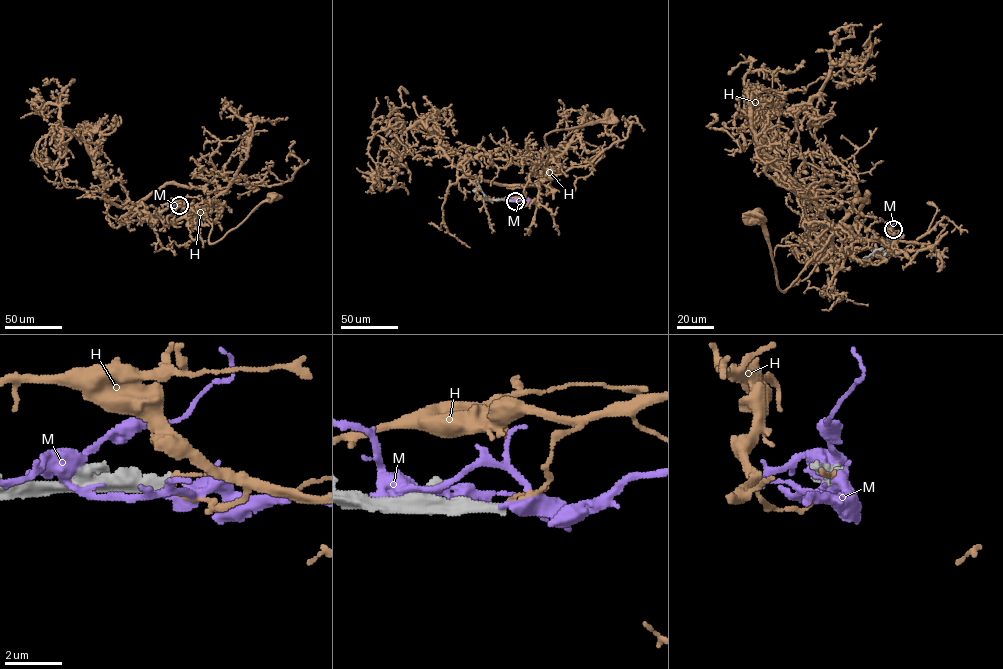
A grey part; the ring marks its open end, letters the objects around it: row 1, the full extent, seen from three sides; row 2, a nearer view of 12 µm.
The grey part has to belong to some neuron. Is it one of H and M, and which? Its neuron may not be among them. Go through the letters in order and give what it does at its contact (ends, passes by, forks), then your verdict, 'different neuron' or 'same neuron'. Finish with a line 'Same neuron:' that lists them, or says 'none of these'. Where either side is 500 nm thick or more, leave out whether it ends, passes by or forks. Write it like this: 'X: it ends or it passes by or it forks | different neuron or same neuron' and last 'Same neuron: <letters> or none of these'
H: it passes by | different neuron
M: it ends | different neuron
Same neuron: none of these

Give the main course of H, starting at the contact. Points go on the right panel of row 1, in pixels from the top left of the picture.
H: (892, 229), (885, 230), (896, 240), (886, 244), (857, 237), (842, 220), (782, 291), (758, 212)

